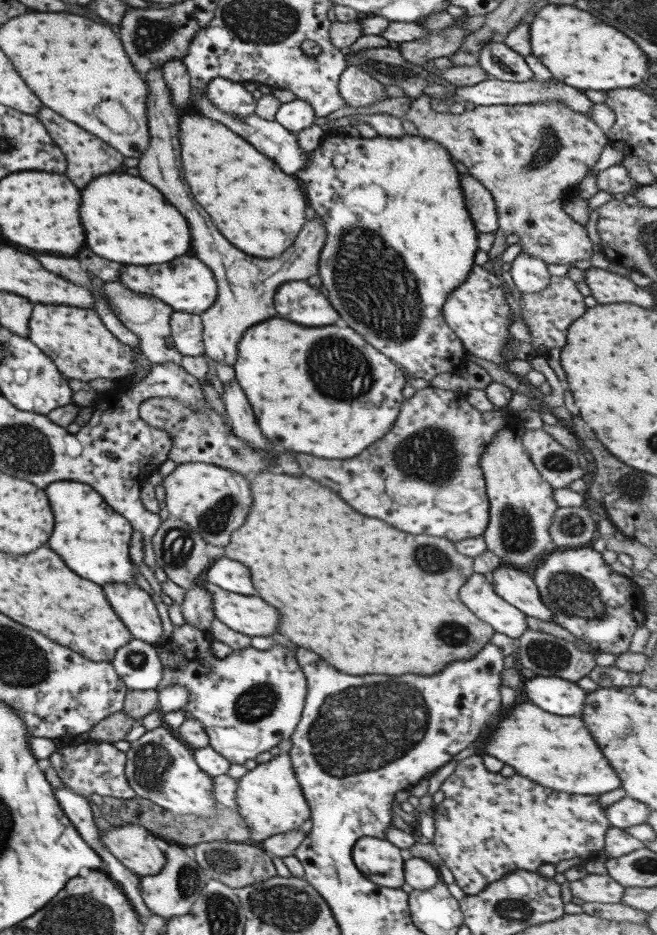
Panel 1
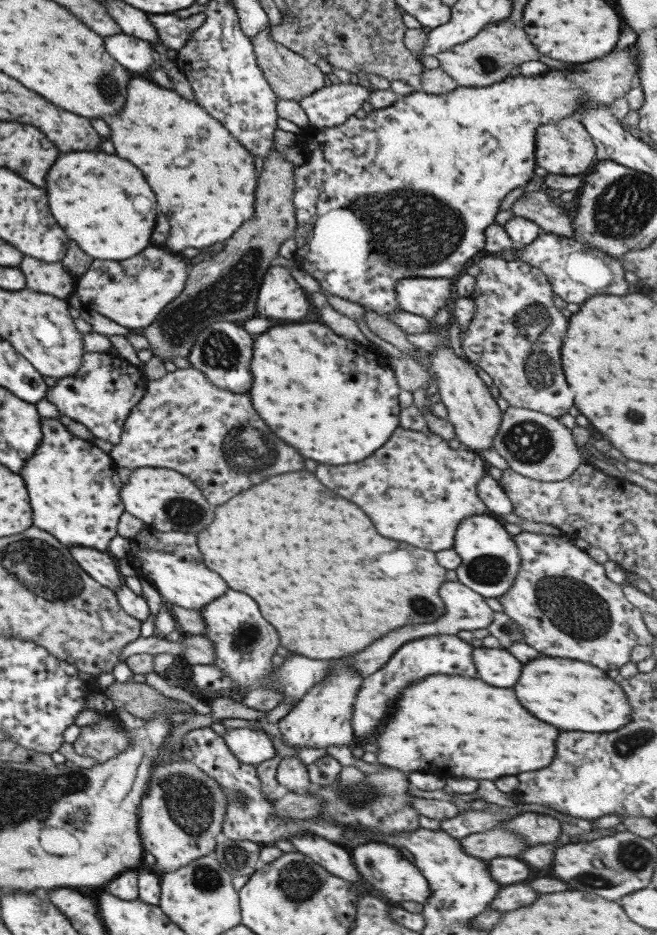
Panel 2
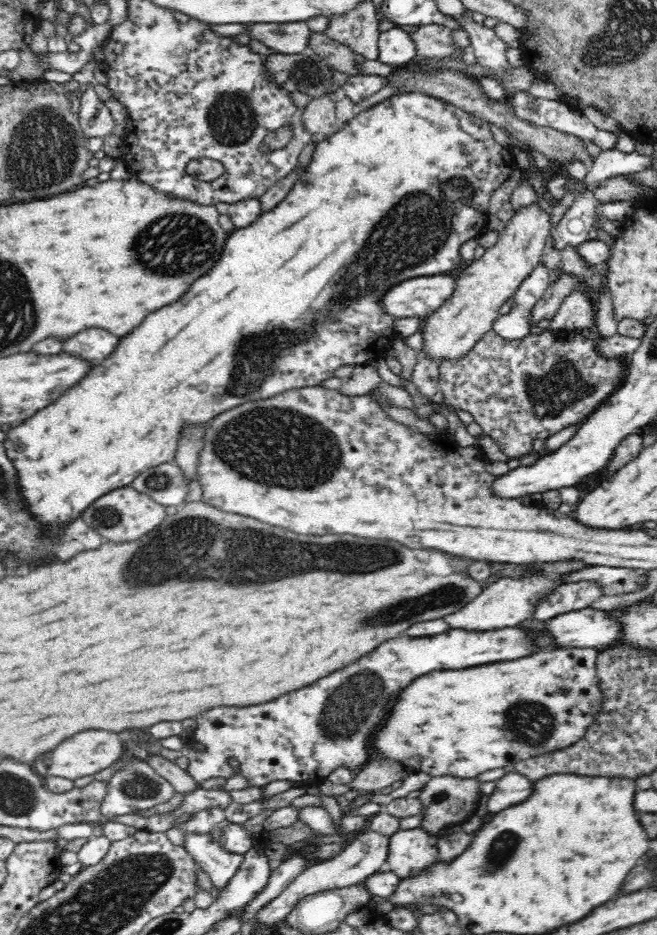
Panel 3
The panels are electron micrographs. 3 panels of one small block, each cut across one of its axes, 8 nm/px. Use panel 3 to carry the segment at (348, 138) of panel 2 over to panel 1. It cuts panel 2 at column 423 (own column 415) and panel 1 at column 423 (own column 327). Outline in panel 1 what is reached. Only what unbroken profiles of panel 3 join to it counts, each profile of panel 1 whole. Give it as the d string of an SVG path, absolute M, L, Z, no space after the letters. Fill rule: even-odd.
M331 131L323 134L317 148L310 152L310 156L307 156L305 161L307 161L307 166L297 170L294 176L299 178L299 182L303 182L303 190L307 194L309 206L321 217L321 221L325 225L327 238L325 238L325 246L319 254L319 278L321 278L325 290L327 290L329 304L341 316L345 326L349 326L357 334L361 334L363 340L367 340L367 344L382 352L413 379L423 378L423 380L429 382L437 374L443 374L443 372L457 373L458 370L464 369L466 350L457 335L443 321L441 310L449 292L453 292L467 278L471 267L474 265L473 256L478 250L478 232L475 230L469 214L467 214L463 192L459 187L459 173L452 163L451 154L433 140L420 135L405 134L401 138L385 138L385 136L377 135L373 138L363 138L360 136L343 136L343 134L336 134ZM337 154L345 158L345 164L341 168L335 168L331 163L333 156L337 156Z

